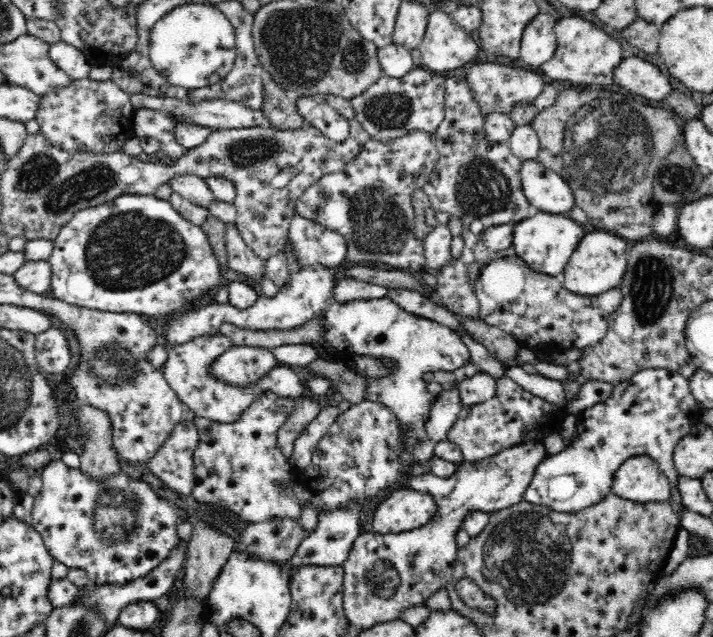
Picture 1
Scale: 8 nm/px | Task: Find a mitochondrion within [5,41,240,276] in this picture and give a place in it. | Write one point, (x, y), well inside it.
(43, 174)

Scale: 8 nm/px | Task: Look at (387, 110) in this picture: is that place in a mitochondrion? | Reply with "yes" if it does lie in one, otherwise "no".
yes

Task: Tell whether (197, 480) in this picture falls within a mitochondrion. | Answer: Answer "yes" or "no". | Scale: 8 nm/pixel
no

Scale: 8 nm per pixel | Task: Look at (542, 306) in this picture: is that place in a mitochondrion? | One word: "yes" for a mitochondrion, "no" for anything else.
yes

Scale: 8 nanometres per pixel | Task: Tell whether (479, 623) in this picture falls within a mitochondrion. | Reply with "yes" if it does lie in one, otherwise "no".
no

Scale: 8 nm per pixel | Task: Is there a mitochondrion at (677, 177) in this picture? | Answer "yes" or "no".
yes

